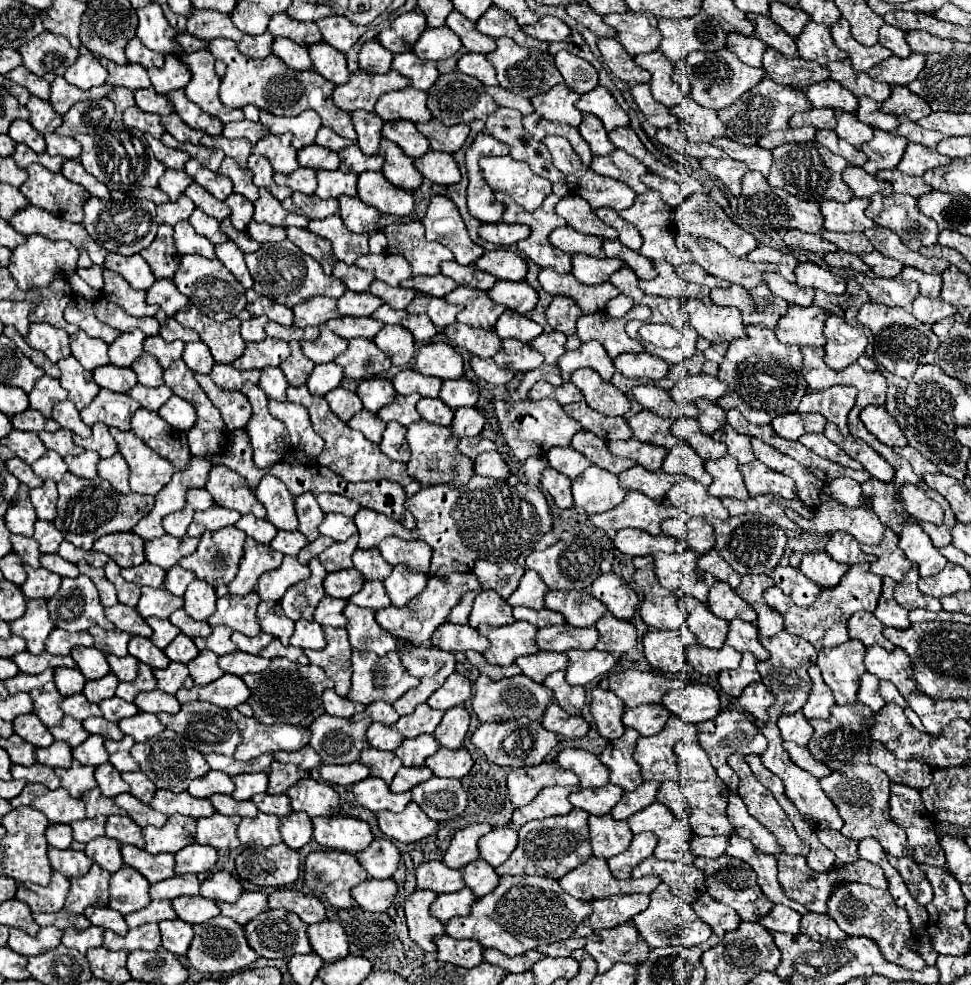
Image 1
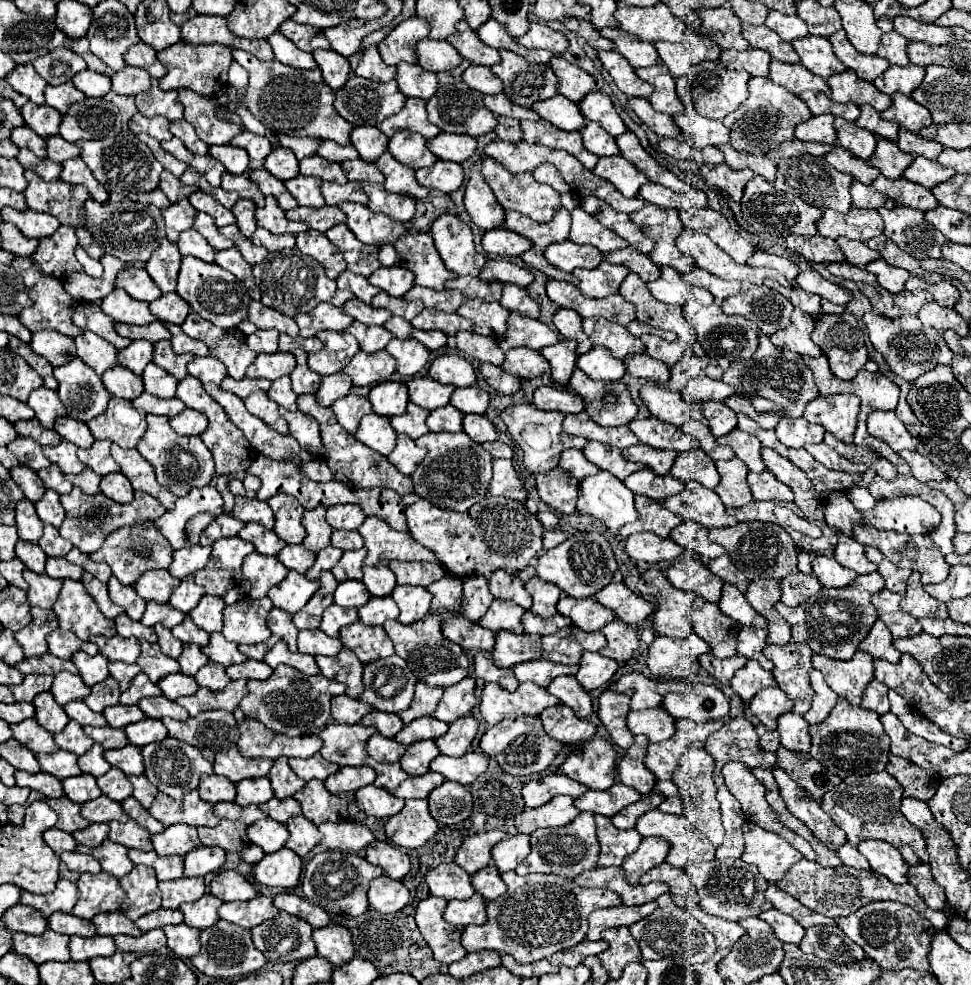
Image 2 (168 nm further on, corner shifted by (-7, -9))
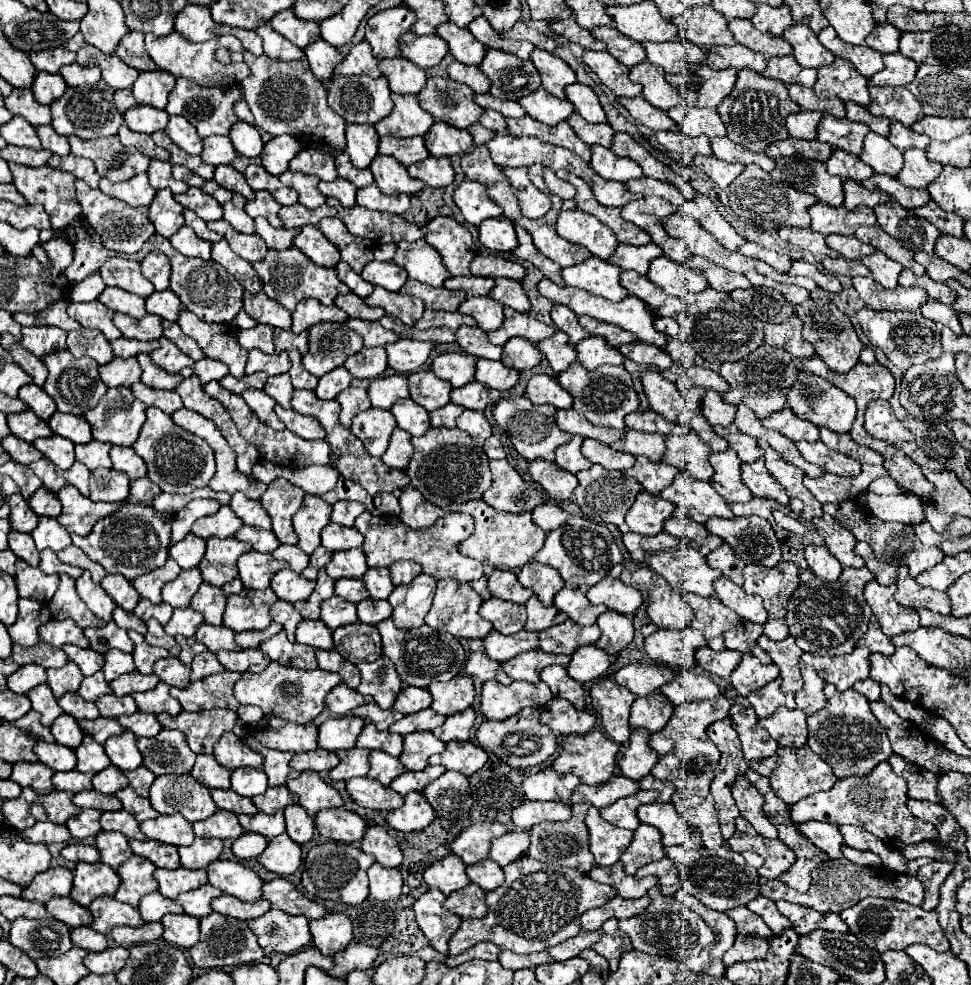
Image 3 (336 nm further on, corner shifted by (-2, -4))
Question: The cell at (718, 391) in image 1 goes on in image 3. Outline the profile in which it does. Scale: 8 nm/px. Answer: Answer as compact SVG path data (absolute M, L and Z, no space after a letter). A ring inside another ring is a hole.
M693 366L685 372L685 376L691 380L693 386L701 386L705 390L715 390L719 394L725 394L727 390L731 390L731 386L713 370L707 370L707 368L699 368L699 366Z

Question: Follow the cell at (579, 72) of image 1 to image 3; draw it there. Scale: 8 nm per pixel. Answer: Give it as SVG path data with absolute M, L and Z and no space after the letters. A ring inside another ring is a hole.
M537 48L531 54L531 62L535 64L535 68L541 74L543 88L559 98L565 98L565 86L569 86L577 80L575 72L569 68L569 64L563 62L559 56L537 50Z

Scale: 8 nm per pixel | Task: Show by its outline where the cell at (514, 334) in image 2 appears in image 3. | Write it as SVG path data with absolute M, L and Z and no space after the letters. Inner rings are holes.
M505 308L503 326L499 326L499 330L489 332L487 336L489 336L489 342L495 344L495 346L503 346L513 336L521 336L521 338L527 338L533 344L537 344L539 340L551 338L553 332L555 330L551 326L531 318L529 314L519 314L515 310L511 310L511 308Z

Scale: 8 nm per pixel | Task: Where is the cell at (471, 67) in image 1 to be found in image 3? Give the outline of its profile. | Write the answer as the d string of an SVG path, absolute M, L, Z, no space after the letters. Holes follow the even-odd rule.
M455 60L447 68L447 72L449 72L449 78L453 78L455 82L461 82L461 84L467 84L477 94L489 92L489 88L491 88L489 78L477 66L465 66L465 64L461 64L461 62Z

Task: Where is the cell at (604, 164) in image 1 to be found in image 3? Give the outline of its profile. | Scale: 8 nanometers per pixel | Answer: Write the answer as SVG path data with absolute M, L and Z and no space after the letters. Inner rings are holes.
M591 146L591 166L593 170L605 178L605 180L617 180L617 182L629 182L633 178L641 178L643 170L641 166L631 158L619 158L609 148L603 146Z

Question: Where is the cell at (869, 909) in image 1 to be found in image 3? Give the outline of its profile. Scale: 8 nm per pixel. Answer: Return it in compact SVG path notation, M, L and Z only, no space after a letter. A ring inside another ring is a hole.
M863 898L859 904L841 912L843 922L847 922L849 932L855 934L861 942L883 954L885 950L905 950L911 944L925 944L937 952L949 950L949 942L937 922L937 912L925 912L919 906L911 906L899 900L885 898Z

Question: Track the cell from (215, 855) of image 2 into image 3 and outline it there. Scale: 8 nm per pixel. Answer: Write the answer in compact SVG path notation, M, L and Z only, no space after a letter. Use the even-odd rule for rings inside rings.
M195 838L191 846L181 846L179 856L181 856L181 866L189 870L197 868L207 868L211 862L219 858L223 850L223 842L217 838Z

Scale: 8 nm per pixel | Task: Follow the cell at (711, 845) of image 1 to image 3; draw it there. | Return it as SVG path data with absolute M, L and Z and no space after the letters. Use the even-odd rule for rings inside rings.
M731 716L727 720L719 720L711 724L707 728L707 736L721 752L721 760L715 770L715 778L711 782L711 796L715 798L715 808L721 822L721 834L723 834L723 840L727 842L731 834L735 832L735 818L739 816L737 804L731 796L731 784L737 776L745 774L749 766L743 758L739 734L733 728Z

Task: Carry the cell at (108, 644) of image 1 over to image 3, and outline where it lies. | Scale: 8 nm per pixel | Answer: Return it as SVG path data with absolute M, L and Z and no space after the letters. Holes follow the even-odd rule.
M113 620L103 628L85 628L85 636L91 642L91 648L99 654L105 654L111 648L117 648L121 652L133 652L133 642L127 636L125 630L121 630Z

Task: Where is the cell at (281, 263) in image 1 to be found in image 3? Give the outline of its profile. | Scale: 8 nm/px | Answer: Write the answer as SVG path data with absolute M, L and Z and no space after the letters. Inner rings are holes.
M289 246L287 250L267 250L265 258L255 262L253 268L257 270L259 278L261 278L261 284L263 284L263 292L283 304L289 312L295 310L297 302L305 300L305 298L317 298L321 304L325 306L331 306L335 296L339 296L341 292L349 292L347 286L343 286L335 274L335 270L329 270L329 268L323 268L323 266L317 266L315 262L311 262L305 254L301 254L299 248L295 246Z

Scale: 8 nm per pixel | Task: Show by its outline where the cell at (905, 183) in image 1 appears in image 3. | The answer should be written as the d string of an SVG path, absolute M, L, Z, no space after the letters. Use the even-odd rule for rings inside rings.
M873 174L871 178L867 178L867 182L863 182L863 186L867 190L877 190L879 188L879 190L887 192L895 202L899 202L907 210L919 208L919 206L923 206L931 200L927 190L907 188L895 176L887 176L887 174Z

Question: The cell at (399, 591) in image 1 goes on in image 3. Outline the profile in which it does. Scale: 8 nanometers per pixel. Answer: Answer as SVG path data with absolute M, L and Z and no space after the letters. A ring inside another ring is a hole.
M419 574L413 582L395 586L387 598L393 606L393 622L397 628L419 628L431 608L435 596L435 578Z

